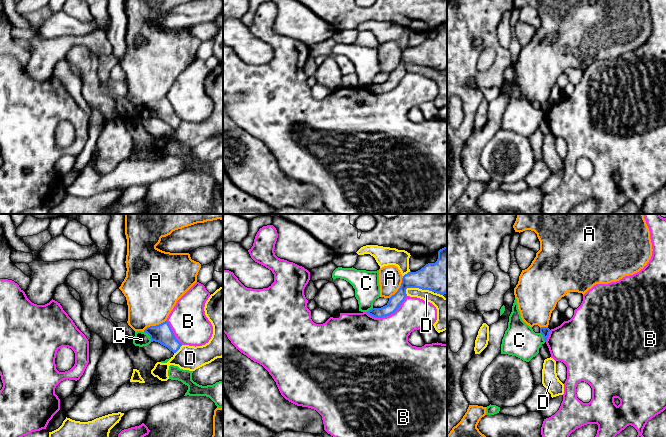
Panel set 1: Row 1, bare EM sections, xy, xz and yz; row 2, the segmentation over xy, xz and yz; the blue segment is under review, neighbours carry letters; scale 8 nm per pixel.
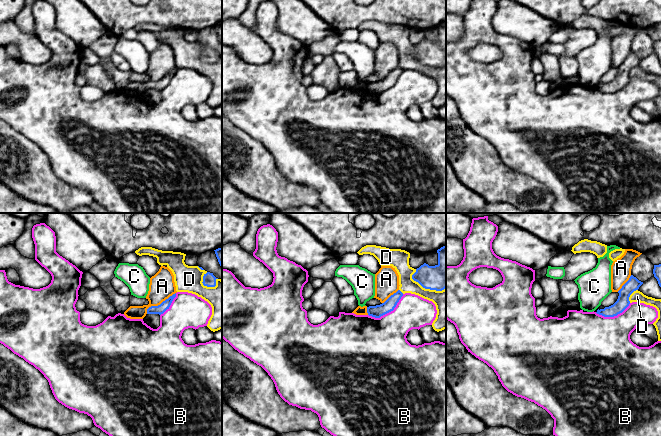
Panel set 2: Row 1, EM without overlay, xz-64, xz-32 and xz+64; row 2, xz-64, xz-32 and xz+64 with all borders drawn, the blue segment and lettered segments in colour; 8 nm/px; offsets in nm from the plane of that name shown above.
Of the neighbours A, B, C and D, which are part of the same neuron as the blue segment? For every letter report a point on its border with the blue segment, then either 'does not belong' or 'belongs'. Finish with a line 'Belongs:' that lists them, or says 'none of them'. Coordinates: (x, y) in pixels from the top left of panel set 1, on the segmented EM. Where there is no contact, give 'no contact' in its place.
A: meets blue in xy at (154, 326); does not belong
B: meets blue in xz at (388, 315); does not belong
C: meets blue in xy at (149, 335); does not belong
D: meets blue in xz at (419, 288); does not belong
Belongs: none of them

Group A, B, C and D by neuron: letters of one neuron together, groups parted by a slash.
A / B / C / D

